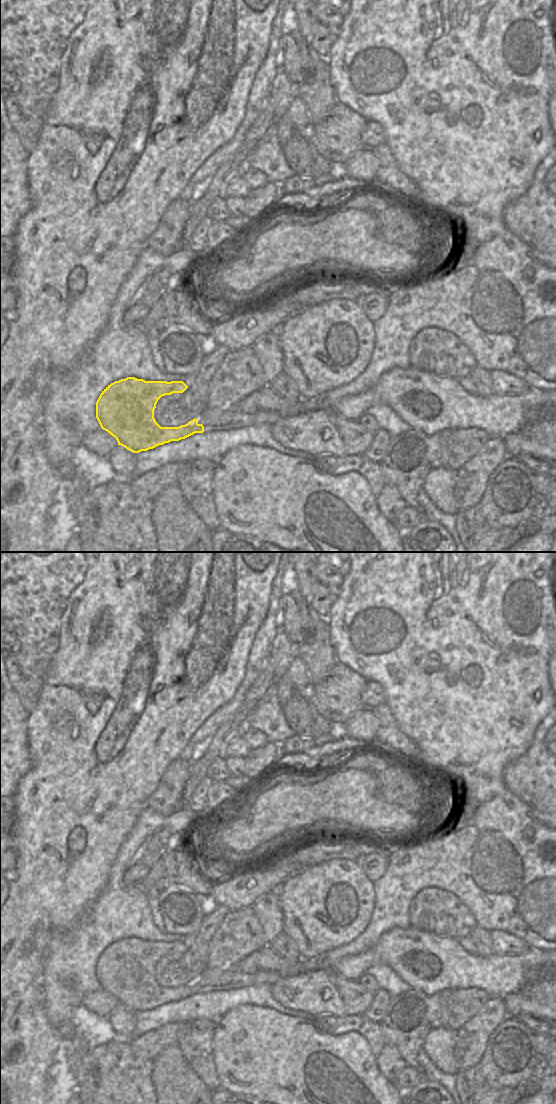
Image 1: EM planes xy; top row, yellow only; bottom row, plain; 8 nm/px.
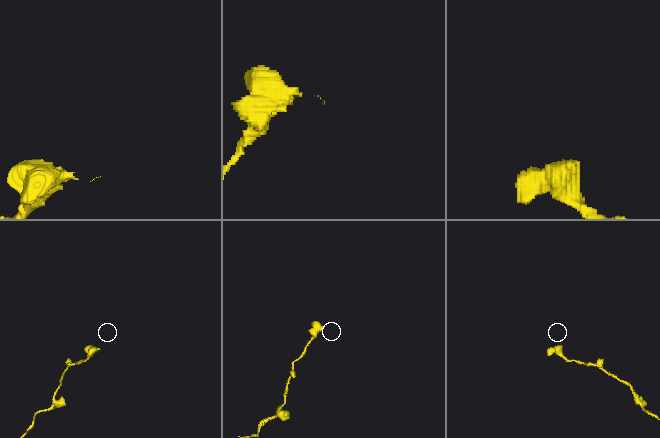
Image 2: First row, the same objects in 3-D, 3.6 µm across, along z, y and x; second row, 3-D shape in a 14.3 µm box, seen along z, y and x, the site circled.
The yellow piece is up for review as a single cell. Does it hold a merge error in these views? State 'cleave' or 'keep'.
cleave

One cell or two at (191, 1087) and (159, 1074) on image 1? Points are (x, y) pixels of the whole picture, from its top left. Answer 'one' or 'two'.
one

